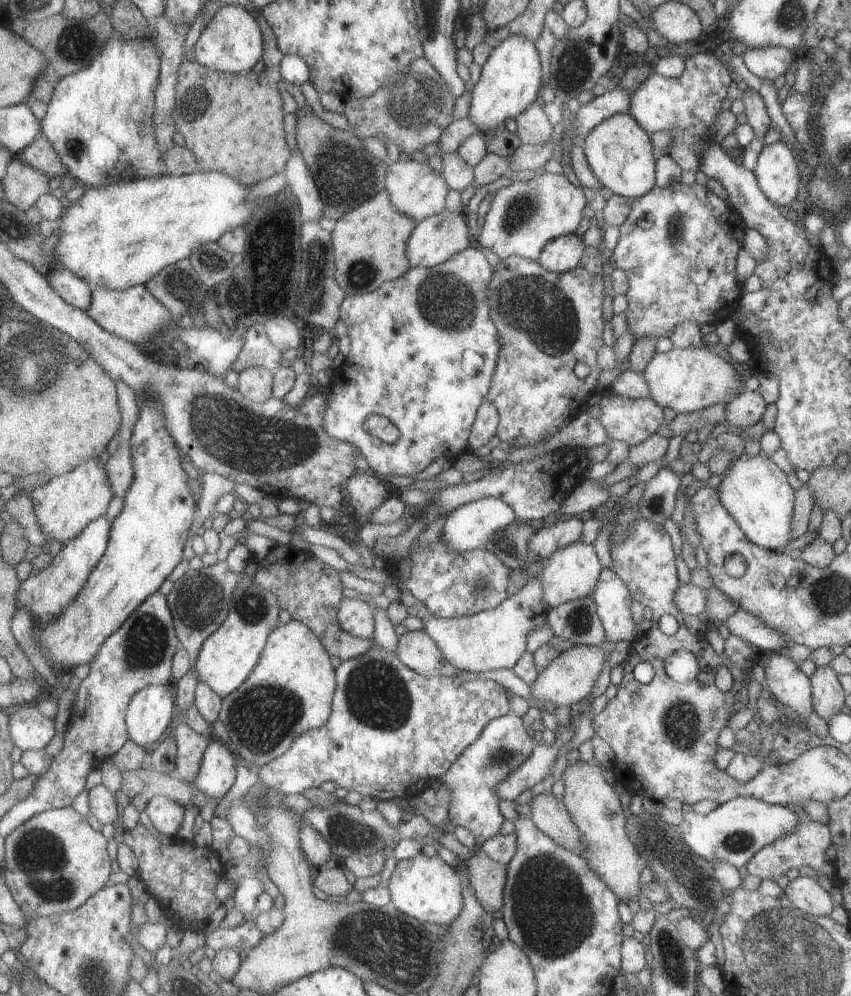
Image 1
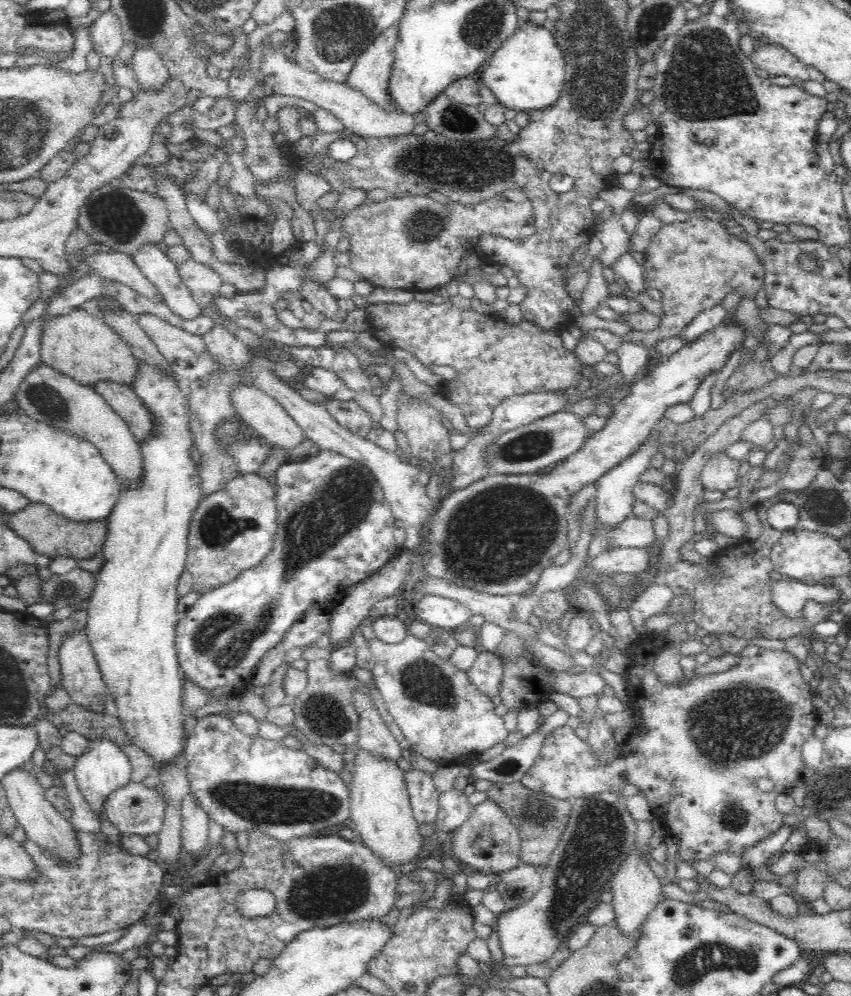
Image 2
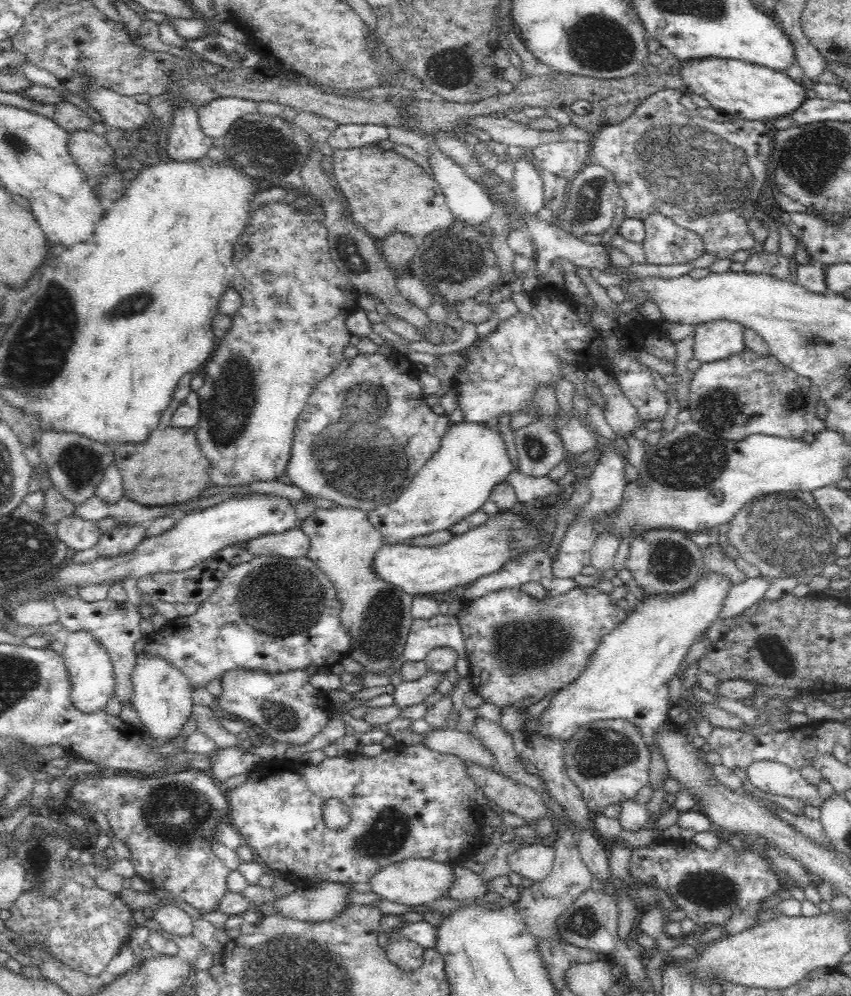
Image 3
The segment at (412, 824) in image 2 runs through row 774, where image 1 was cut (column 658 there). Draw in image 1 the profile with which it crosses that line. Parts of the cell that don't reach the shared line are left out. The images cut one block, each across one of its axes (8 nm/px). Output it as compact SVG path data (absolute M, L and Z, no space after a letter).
M706 346L678 349L671 347L664 353L655 353L643 369L650 398L653 399L662 409L671 408L675 413L692 413L712 404L727 404L733 397L739 394L738 379L736 378L738 366L733 362L727 362L713 352L709 352Z

